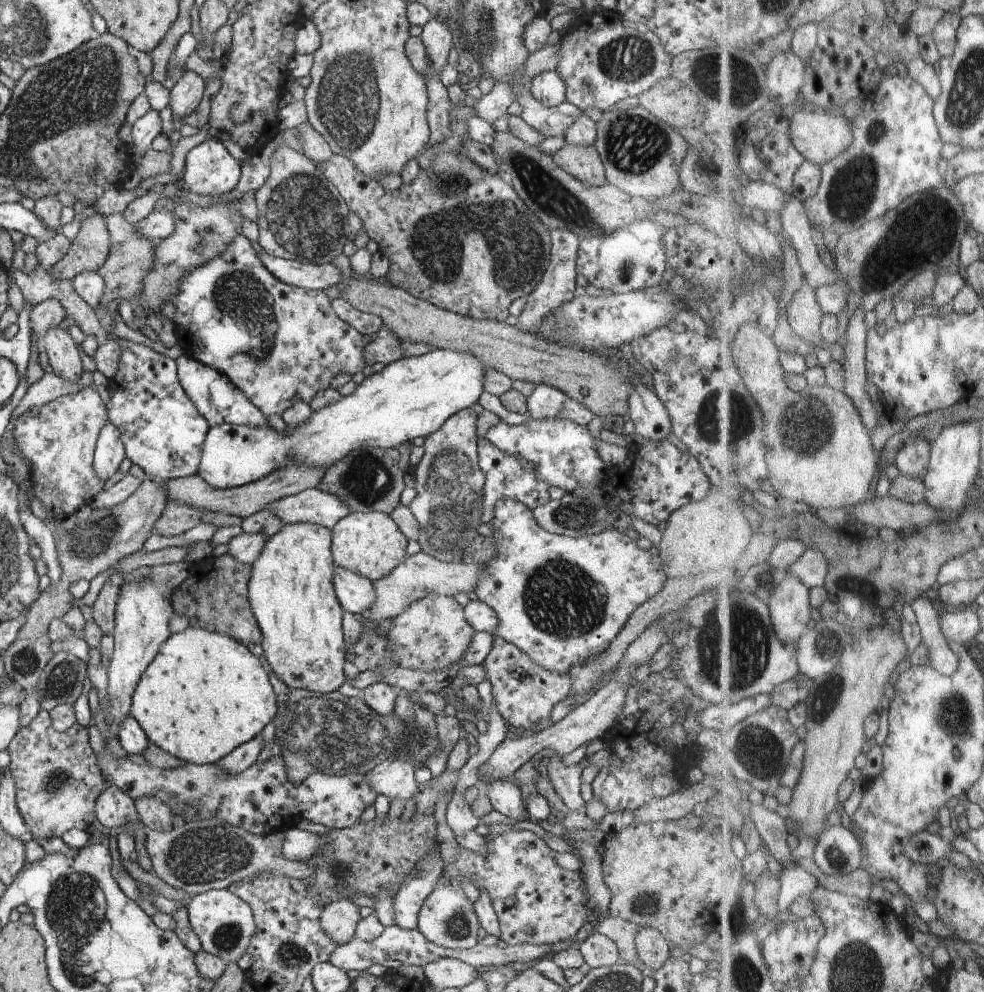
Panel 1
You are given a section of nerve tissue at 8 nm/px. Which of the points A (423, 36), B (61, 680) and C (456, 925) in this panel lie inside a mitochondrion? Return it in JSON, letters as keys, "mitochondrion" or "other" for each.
{"A":"other","B":"mitochondrion","C":"mitochondrion"}

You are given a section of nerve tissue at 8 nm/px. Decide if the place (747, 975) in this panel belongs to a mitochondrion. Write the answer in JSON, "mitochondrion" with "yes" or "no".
{"mitochondrion":"yes"}

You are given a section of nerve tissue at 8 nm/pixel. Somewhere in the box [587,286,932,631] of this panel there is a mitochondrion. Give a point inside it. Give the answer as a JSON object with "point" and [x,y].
{"point":[807,428]}

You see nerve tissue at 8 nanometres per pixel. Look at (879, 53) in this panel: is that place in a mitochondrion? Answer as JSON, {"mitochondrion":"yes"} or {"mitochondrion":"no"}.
{"mitochondrion":"no"}

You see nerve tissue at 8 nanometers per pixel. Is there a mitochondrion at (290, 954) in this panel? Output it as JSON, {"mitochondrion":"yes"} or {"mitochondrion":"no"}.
{"mitochondrion":"yes"}

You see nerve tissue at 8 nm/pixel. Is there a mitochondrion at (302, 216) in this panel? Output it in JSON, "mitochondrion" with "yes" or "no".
{"mitochondrion":"yes"}

